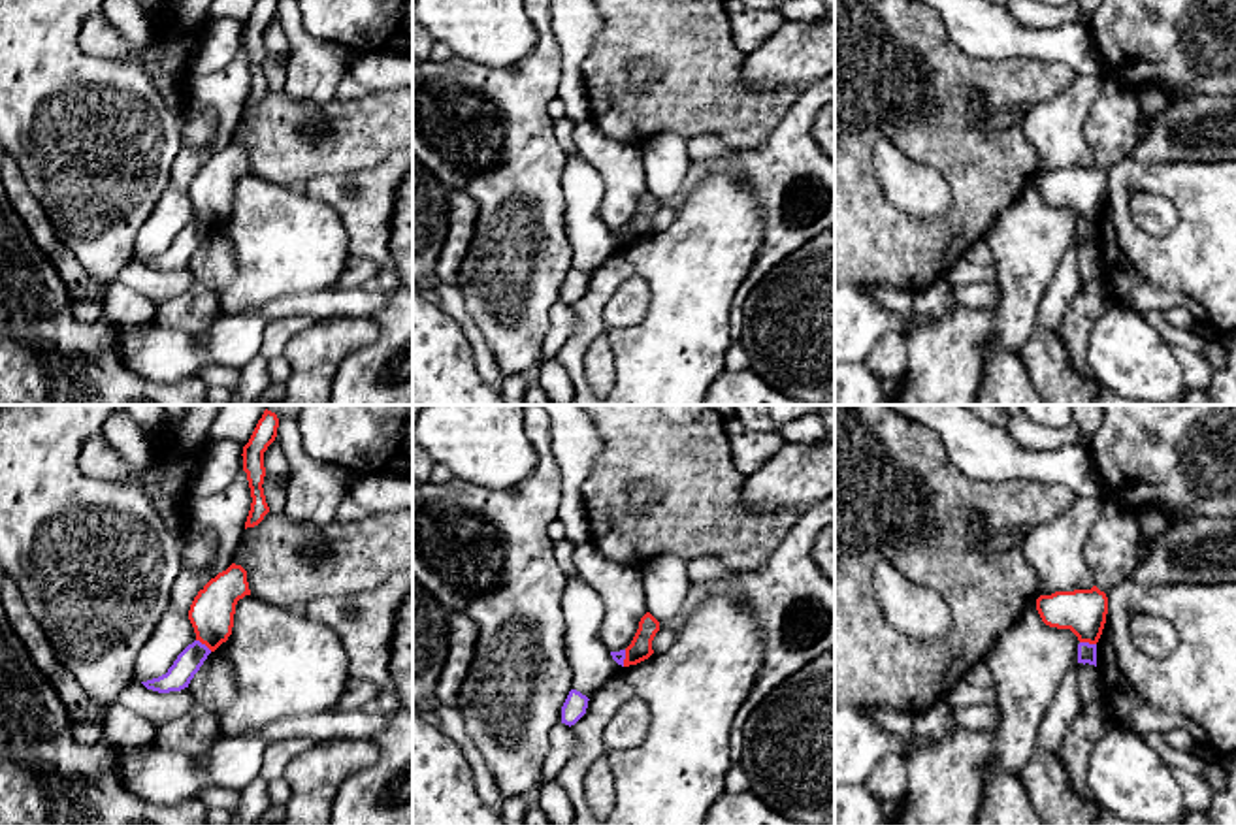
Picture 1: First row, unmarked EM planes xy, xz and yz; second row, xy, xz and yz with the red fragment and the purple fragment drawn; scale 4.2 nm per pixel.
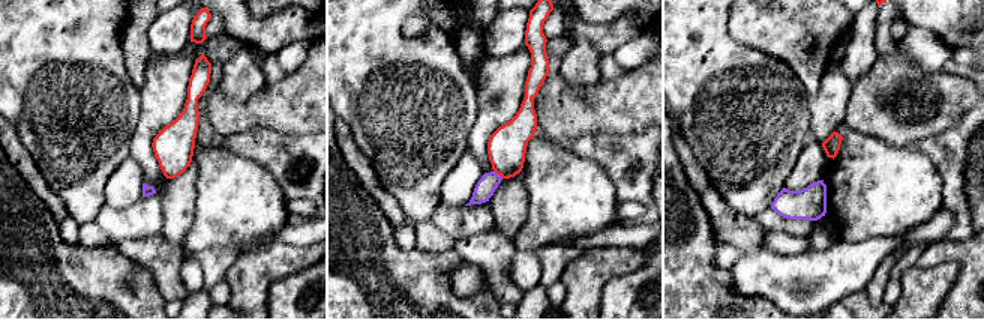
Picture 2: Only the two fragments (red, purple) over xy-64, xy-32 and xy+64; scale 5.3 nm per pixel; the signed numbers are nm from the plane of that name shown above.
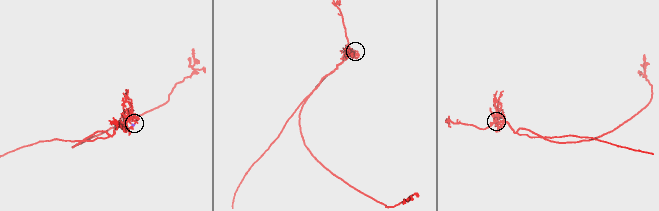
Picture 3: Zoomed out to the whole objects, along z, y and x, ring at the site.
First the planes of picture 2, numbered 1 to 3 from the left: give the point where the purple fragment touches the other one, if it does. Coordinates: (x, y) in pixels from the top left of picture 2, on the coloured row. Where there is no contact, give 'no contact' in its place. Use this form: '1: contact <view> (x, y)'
1: no contact
2: contact xy-32 (498, 173)
3: no contact

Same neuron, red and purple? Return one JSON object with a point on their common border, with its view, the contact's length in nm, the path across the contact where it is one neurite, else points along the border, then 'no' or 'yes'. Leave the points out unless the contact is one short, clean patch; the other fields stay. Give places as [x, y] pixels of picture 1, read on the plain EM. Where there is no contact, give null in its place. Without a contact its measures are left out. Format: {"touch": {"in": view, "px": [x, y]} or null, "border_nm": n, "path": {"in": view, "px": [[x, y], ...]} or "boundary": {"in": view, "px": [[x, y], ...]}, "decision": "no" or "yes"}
{"touch": {"in": "yz", "px": [1088, 219]}, "border_nm": 70, "boundary": {"in": "yz", "px": [[1080, 219], [1095, 223]]}, "decision": "no"}

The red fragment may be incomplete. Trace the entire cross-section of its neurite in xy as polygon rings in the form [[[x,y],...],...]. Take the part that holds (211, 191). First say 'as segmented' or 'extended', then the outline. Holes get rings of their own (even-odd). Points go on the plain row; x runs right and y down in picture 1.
as segmented; [[[232,141],[226,149],[211,156],[194,175],[188,198],[196,218],[215,230],[228,218],[234,205],[236,183],[251,173],[247,149]]]

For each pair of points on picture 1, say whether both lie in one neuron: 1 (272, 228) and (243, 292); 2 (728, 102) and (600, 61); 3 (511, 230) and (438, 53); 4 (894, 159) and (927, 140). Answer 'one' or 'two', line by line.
1: one
2: one
3: two
4: two

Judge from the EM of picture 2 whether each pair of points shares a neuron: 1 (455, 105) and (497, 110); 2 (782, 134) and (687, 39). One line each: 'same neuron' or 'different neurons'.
1: different neurons
2: same neuron

